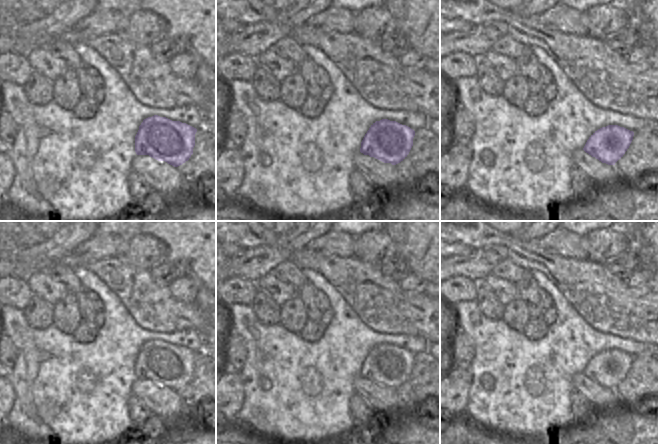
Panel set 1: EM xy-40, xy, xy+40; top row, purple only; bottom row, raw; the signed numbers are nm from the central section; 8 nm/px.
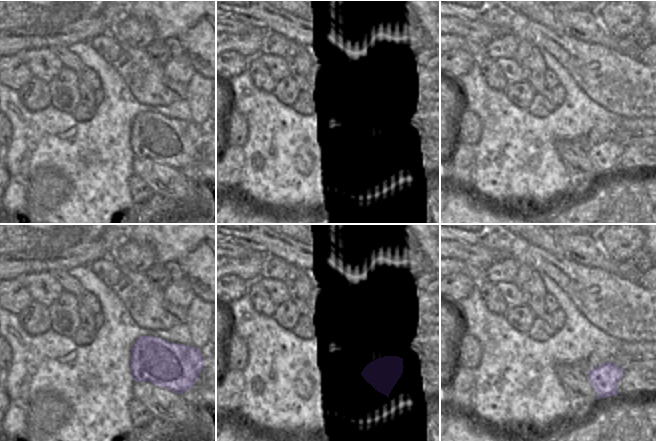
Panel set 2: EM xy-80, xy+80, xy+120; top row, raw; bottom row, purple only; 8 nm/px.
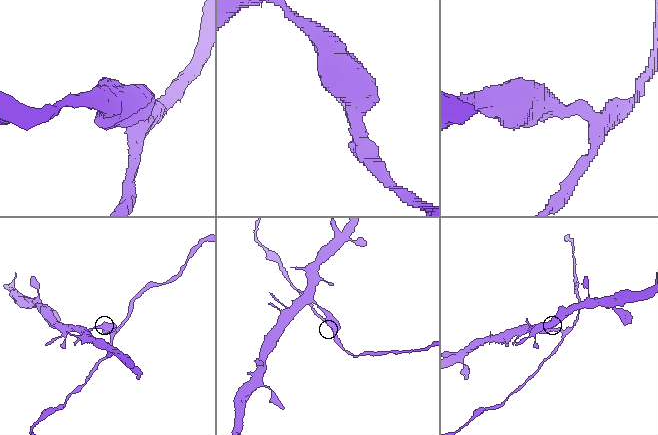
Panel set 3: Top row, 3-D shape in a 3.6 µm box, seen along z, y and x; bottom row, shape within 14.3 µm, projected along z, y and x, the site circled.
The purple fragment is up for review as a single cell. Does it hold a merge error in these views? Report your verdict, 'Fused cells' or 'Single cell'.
Fused cells.

